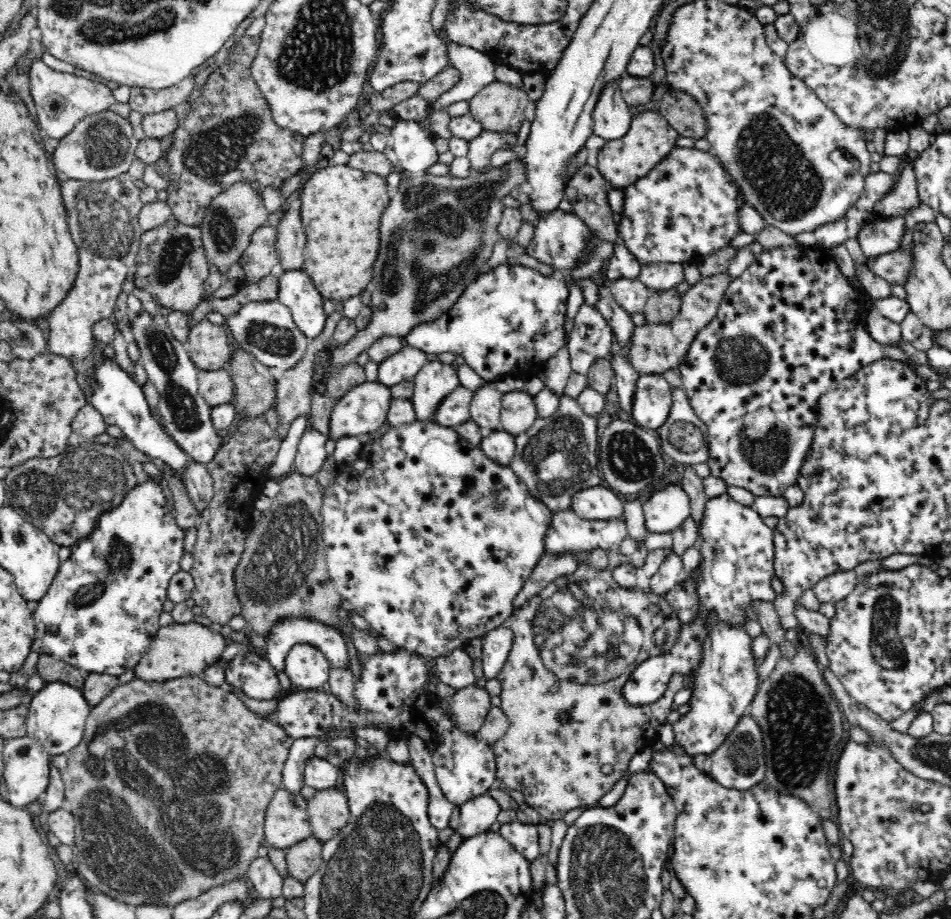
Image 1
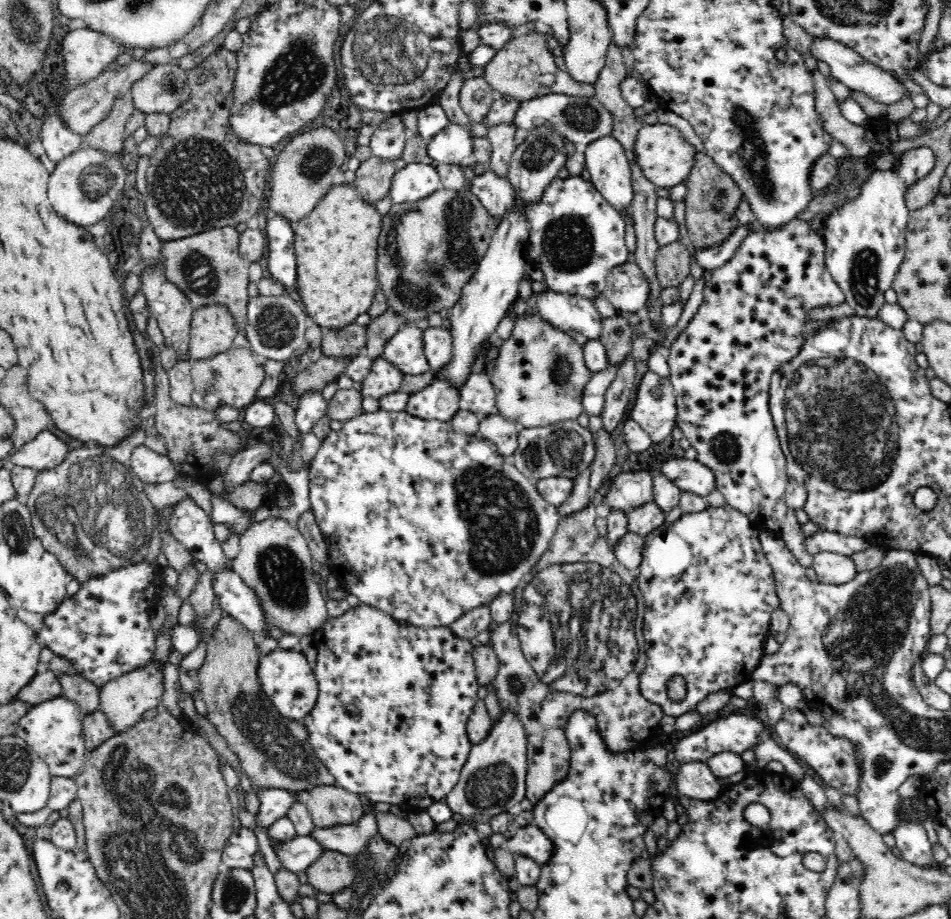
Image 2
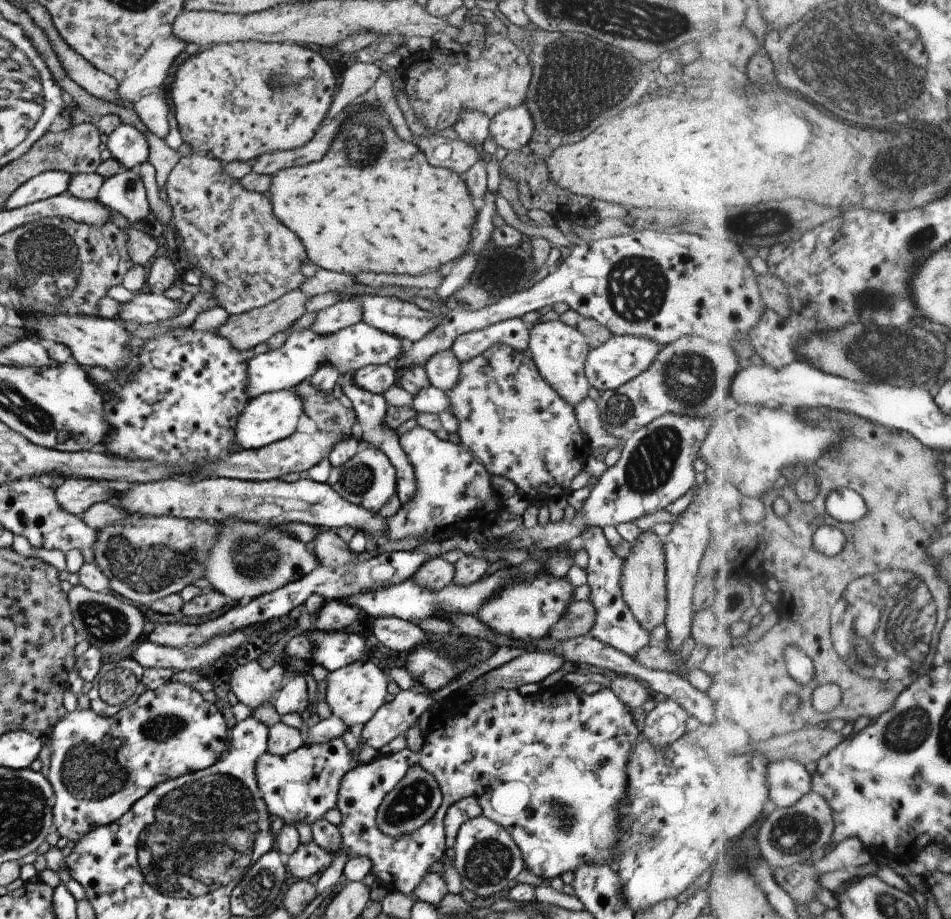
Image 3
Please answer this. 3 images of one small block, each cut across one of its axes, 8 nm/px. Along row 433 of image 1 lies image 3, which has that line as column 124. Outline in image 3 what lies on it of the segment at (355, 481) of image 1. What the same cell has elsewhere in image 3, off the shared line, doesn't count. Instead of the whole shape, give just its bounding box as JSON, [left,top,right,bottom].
[103,329,249,465]

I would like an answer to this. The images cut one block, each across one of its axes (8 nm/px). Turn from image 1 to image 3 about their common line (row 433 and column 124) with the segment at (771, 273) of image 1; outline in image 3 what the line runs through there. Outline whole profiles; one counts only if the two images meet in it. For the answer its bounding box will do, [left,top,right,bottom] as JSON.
[42,682,227,846]

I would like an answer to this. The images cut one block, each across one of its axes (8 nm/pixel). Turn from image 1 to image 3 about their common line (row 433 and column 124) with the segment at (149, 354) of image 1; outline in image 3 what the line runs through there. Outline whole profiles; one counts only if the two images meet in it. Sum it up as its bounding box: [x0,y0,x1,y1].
[96,166,150,226]

